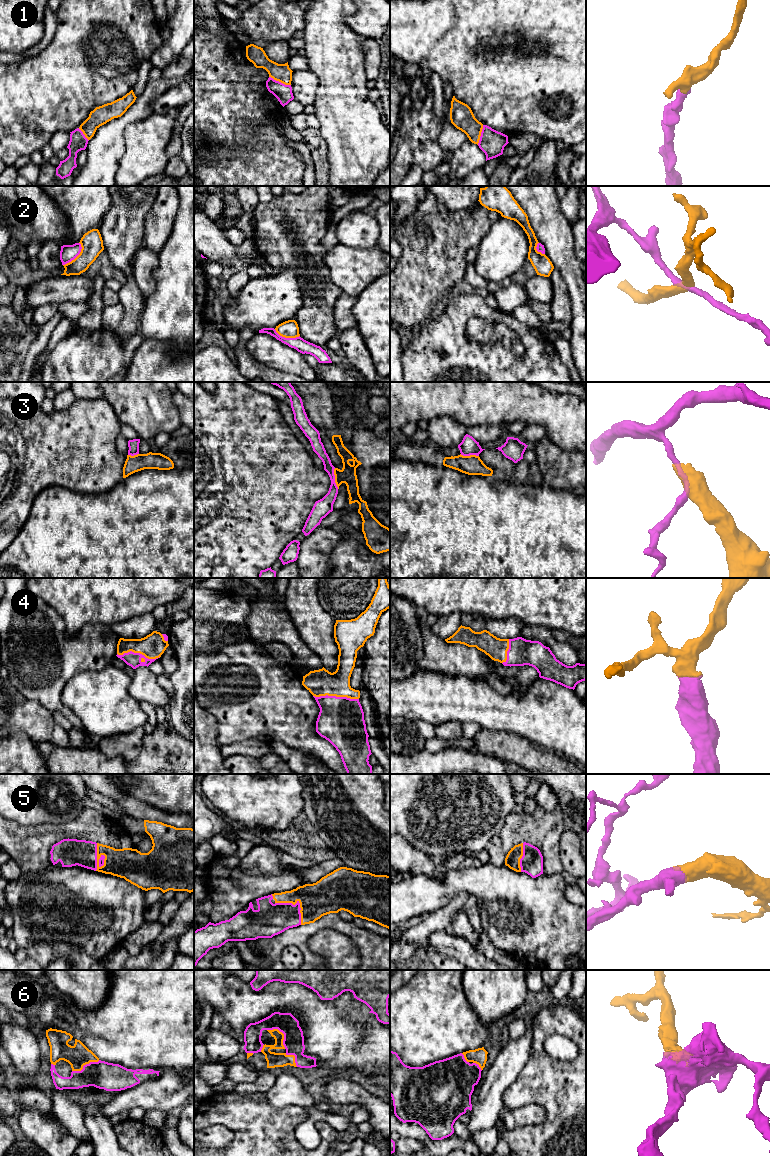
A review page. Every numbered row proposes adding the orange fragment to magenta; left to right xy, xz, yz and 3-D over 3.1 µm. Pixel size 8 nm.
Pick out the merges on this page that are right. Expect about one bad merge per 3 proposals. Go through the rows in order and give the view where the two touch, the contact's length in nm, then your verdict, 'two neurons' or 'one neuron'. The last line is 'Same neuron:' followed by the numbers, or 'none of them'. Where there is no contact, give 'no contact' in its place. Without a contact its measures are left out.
1: xz | 190 nm | one neuron
2: xy | 240 nm | two neurons
3: xz | 170 nm | two neurons
4: xy | 340 nm | one neuron
5: xy | 220 nm | one neuron
6: xz | 220 nm | one neuron
Same neuron: 1, 4, 5, 6

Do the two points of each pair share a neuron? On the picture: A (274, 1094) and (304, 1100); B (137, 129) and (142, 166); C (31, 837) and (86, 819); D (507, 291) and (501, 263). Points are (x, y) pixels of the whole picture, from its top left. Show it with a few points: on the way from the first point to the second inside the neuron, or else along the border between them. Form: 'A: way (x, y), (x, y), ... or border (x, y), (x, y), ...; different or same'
A: way (281, 1094), (297, 1095); same
B: way (141, 138), (142, 157); same
C: way (45, 836), (63, 830), (72, 830); same
D: border (508, 281), (504, 284); different

